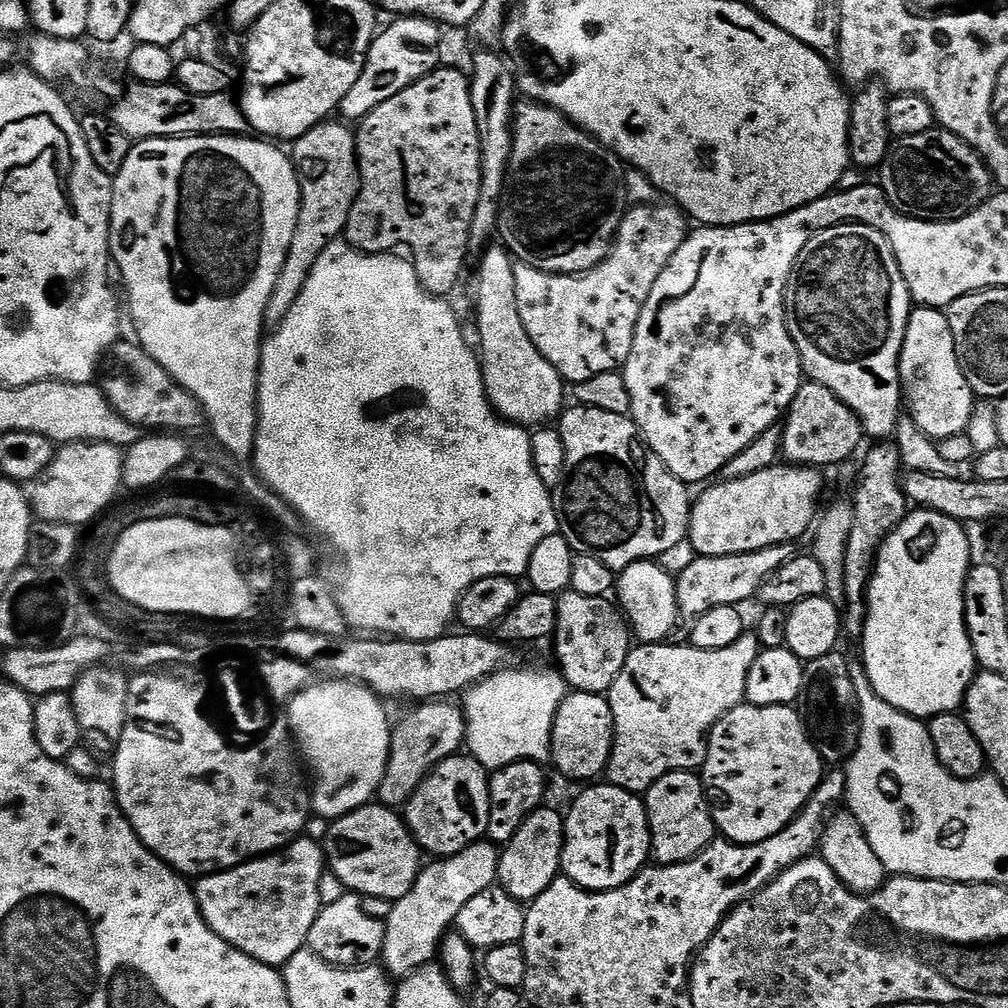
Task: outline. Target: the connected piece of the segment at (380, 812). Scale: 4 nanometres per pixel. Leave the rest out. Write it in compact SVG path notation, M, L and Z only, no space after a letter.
M373 802L331 821L322 841L324 859L349 893L401 900L414 886L422 867L422 849L393 809Z

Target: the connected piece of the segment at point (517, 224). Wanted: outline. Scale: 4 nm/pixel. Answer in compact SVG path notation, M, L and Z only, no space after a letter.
M525 99L523 102L517 103L512 117L512 153L510 154L510 162L508 163L508 173L504 179L504 192L500 195L500 217L496 223L498 236L503 247L507 248L509 253L519 263L529 264L543 272L550 274L562 274L563 276L573 276L579 272L585 272L591 268L596 268L610 254L612 249L612 241L616 239L616 231L620 225L620 217L622 215L622 193L623 178L625 165L620 157L615 156L609 148L594 139L588 132L583 132L581 128L569 122L566 117L558 110L547 108L534 100Z

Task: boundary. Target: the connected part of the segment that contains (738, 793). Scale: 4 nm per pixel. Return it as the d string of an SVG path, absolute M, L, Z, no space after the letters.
M745 702L727 712L708 735L708 753L702 769L704 790L717 833L733 844L760 844L778 834L803 810L825 774L826 765L812 745L805 717L794 709L783 704L760 707Z

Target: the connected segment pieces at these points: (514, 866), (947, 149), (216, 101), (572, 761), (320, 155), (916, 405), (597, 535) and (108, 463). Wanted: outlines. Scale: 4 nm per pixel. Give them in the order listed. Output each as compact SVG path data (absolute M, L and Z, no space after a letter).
M541 806L522 822L522 826L503 845L498 862L496 879L499 887L521 902L537 900L561 875L560 859L564 849L564 816L549 806Z
M943 130L893 139L878 175L885 198L915 220L957 220L982 206L994 192L992 175L982 158L962 138Z
M139 82L131 85L128 96L124 96L110 111L110 118L134 142L142 140L173 140L175 136L235 136L249 131L248 119L242 115L237 101L228 97L227 91L218 94L190 94L175 82L167 84L142 84Z
M569 691L554 718L551 763L556 763L557 770L568 780L595 781L605 775L615 737L614 718L607 695Z
M325 122L314 126L302 138L294 141L290 148L292 165L296 168L296 177L300 187L300 209L298 210L298 226L294 226L294 238L290 238L290 250L286 250L286 262L282 262L282 270L278 274L278 282L274 282L274 290L270 294L270 302L264 315L265 325L276 329L290 314L290 306L306 286L306 278L310 278L310 270L314 270L314 262L322 255L322 250L336 240L341 239L344 227L350 218L350 210L360 192L360 166L356 158L356 132L347 123L332 124Z
M915 307L908 316L907 330L903 338L903 348L899 360L901 393L908 411L910 410L911 423L916 424L925 435L935 441L946 437L963 435L968 425L973 423L972 400L974 393L972 387L966 382L962 368L957 362L957 350L954 346L953 331L947 313L937 308Z
M572 406L559 417L558 431L566 446L566 470L562 474L562 482L554 490L552 505L556 507L556 527L559 535L564 536L566 542L570 542L573 553L590 554L594 558L598 558L598 562L606 562L606 566L610 566L613 572L619 574L632 563L655 561L664 551L683 540L688 540L688 523L692 517L694 503L693 497L691 495L688 497L689 485L682 483L674 474L670 474L667 466L648 449L648 445L644 443L640 435L640 428L635 422L626 416L606 414L606 410Z
M66 444L55 449L55 456L30 484L30 503L33 517L39 522L59 524L91 525L113 507L115 498L122 492L124 483L124 452L113 444Z

